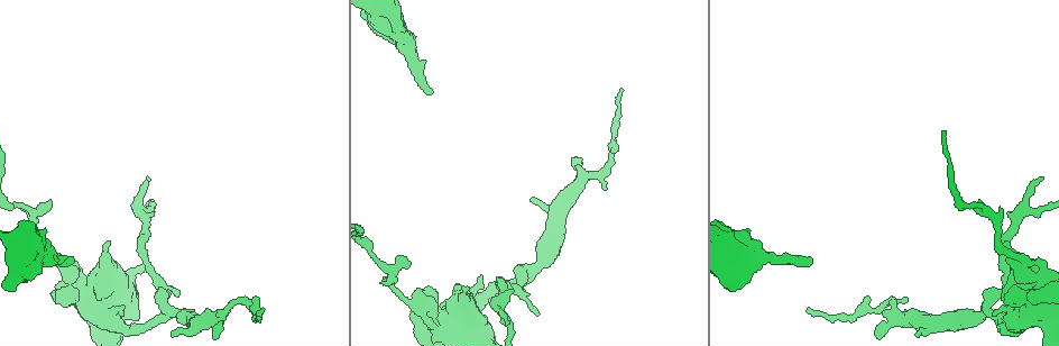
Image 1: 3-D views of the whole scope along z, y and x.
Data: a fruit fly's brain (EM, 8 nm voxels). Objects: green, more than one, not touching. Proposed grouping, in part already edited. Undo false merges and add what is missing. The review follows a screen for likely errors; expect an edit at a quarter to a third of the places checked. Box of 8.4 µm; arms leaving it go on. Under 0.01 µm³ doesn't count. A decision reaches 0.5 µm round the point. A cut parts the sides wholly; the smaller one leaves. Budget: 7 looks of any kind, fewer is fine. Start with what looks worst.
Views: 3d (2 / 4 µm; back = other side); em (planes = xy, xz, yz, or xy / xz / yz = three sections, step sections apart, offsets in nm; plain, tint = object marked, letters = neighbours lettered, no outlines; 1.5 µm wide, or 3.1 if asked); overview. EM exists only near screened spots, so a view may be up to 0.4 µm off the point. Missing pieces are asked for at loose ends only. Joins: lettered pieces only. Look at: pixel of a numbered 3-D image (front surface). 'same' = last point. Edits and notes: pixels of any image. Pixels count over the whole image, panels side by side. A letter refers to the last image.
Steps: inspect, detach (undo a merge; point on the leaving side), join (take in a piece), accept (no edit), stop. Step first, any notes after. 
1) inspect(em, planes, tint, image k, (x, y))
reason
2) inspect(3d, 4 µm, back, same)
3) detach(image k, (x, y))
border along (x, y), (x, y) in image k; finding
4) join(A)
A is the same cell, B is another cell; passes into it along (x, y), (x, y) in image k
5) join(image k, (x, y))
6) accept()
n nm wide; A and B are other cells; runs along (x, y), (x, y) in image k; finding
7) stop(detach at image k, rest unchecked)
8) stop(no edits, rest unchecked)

inspect(em, xy, step 4, tint, image 1, (406, 260))
branch stops here

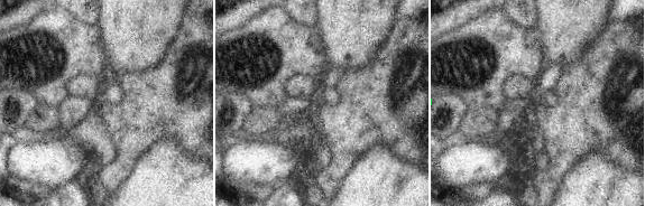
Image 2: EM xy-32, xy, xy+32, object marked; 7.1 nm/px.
inspect(em, planes, letters, same)
another direction

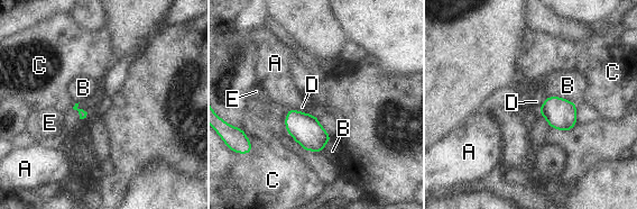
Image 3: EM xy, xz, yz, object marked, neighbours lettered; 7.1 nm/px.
accept()
C touches over 240 nm; A, B, C, D and E are other cells; border along (289, 107), (316, 117) in image 3; none of them fits

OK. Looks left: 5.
inspect(3d, 4 µm, image 1, (150, 179))
an open end

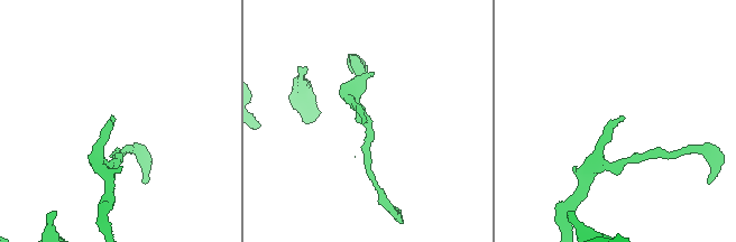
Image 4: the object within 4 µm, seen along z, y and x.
inspect(em, yz, step 8, letters, image 4, (623, 117))

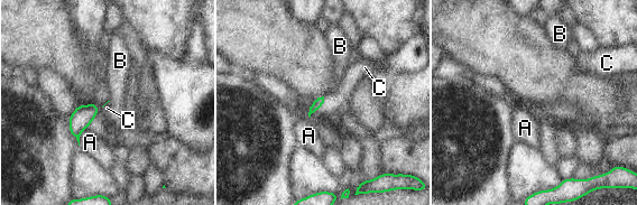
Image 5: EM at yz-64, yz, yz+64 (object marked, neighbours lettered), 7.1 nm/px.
inspect(em, planes, letters, same)
cut it another way

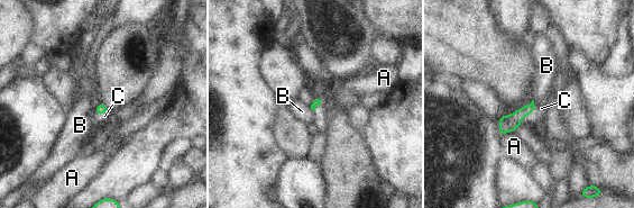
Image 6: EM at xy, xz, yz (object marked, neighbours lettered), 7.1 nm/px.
join(C)
C touches over 200 nm; C is the same cell, A and B are other cells; the neuron continues

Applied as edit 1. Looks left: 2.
stop(join at image 6, rest unchecked)

